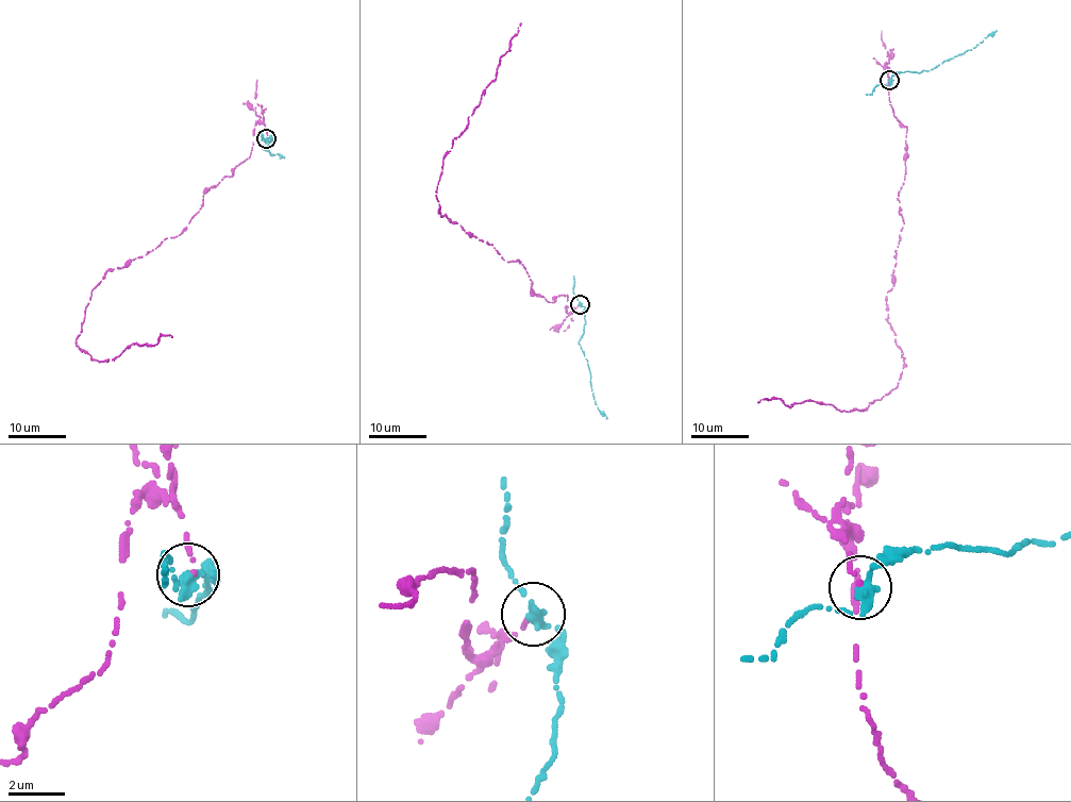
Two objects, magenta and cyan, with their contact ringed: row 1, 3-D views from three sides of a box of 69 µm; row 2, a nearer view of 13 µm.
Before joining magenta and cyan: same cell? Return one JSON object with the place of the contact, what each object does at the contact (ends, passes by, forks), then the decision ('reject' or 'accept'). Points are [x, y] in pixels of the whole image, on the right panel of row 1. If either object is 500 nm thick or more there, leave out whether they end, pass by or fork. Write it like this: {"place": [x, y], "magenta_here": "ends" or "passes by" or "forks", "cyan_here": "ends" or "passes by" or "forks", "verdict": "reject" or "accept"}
{"place": [889, 80], "magenta_here": "ends", "cyan_here": "passes by", "verdict": "reject"}

